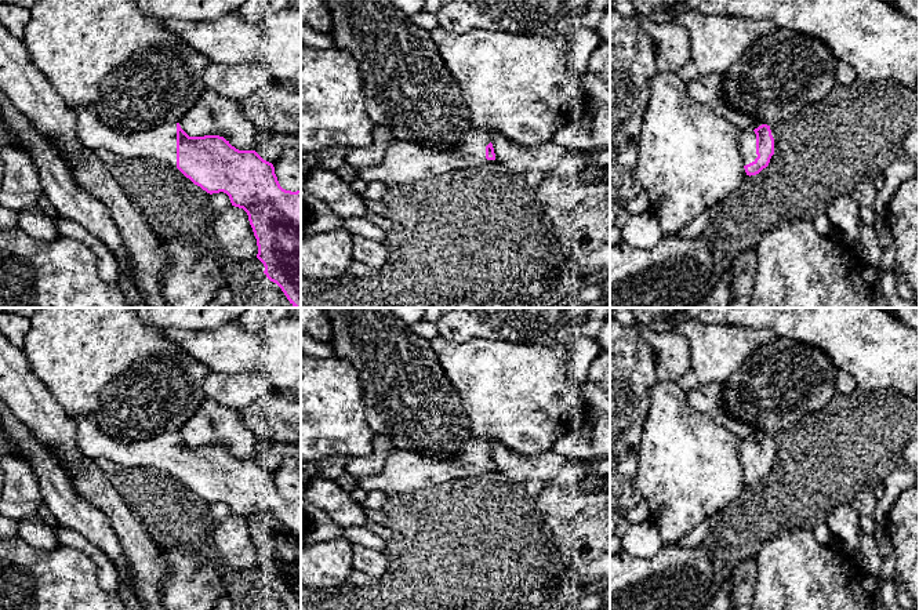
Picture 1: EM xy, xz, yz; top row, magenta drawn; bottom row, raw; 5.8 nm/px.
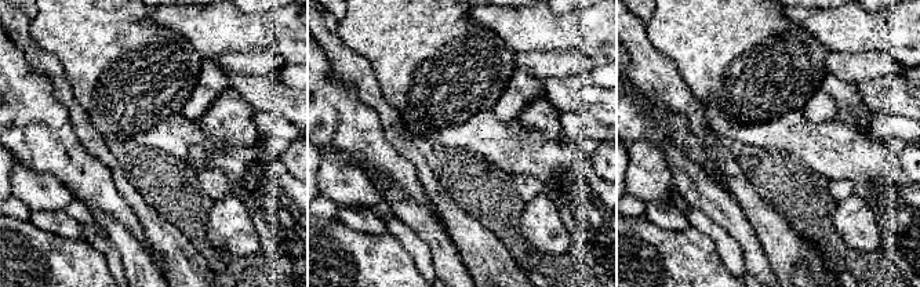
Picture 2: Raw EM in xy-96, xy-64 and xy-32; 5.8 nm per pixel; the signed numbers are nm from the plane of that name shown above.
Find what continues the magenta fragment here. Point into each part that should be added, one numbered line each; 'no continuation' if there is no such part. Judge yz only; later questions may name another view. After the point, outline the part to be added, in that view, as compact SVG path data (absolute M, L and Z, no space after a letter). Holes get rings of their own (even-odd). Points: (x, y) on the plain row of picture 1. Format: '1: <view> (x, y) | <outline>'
1: yz (748, 447) | M753 439L741 440L740 462L742 465L744 475L755 471L756 464L756 443Z

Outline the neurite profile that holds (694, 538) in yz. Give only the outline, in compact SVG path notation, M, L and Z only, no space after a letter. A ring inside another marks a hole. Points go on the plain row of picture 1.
M712 515L705 518L693 531L690 531L687 535L682 537L676 545L693 548L700 547L701 542L705 540L709 527L712 524Z

